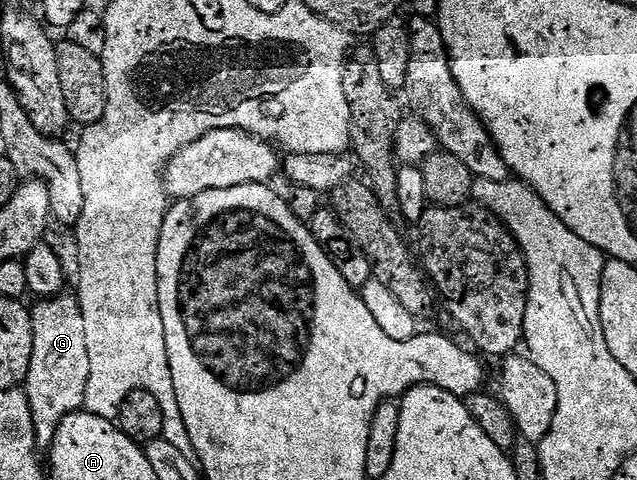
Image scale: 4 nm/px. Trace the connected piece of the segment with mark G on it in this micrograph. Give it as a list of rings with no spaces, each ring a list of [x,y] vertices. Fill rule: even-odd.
[[[63,291],[51,299],[40,299],[31,306],[32,330],[34,331],[34,351],[30,359],[30,371],[26,382],[30,411],[34,417],[34,435],[40,447],[51,446],[54,435],[66,419],[66,415],[78,413],[84,409],[86,383],[90,383],[90,354],[86,352],[86,319],[82,319],[82,307],[79,296],[72,297]]]

